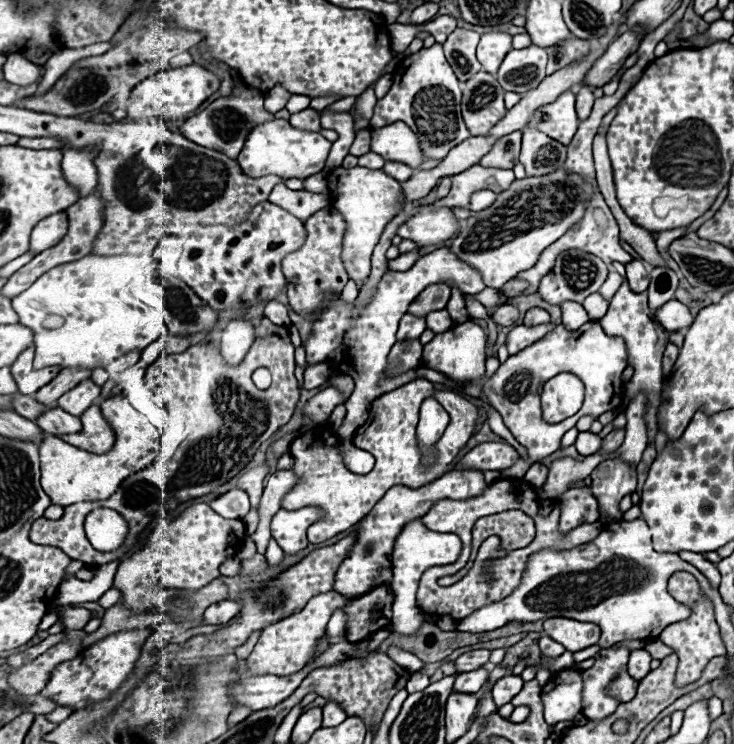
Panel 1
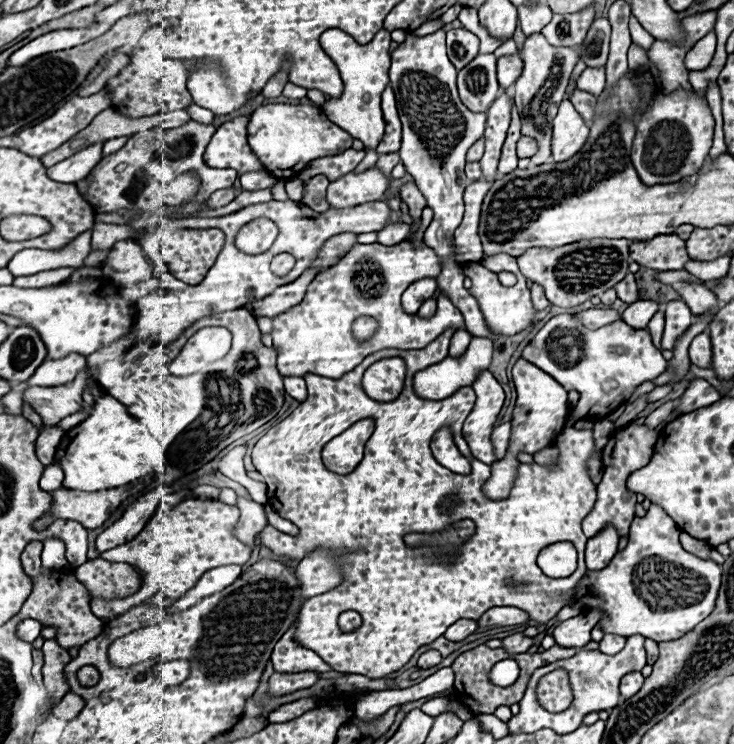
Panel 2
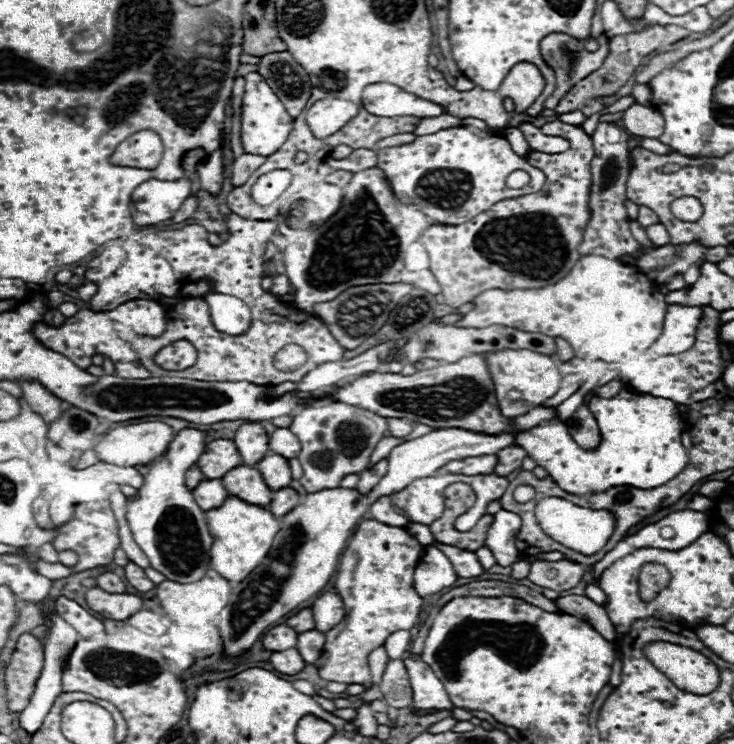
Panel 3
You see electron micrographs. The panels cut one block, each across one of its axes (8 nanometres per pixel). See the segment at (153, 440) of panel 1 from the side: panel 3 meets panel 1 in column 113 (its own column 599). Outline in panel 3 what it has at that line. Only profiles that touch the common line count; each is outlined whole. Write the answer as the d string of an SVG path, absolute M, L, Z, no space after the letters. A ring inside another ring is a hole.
M626 388L614 398L598 398L598 402L588 404L600 424L600 448L582 450L562 422L522 432L516 436L516 444L570 494L602 494L614 486L634 486L642 490L658 488L678 476L688 464L688 452L680 442L684 434L680 410L676 402L668 398L624 390Z

